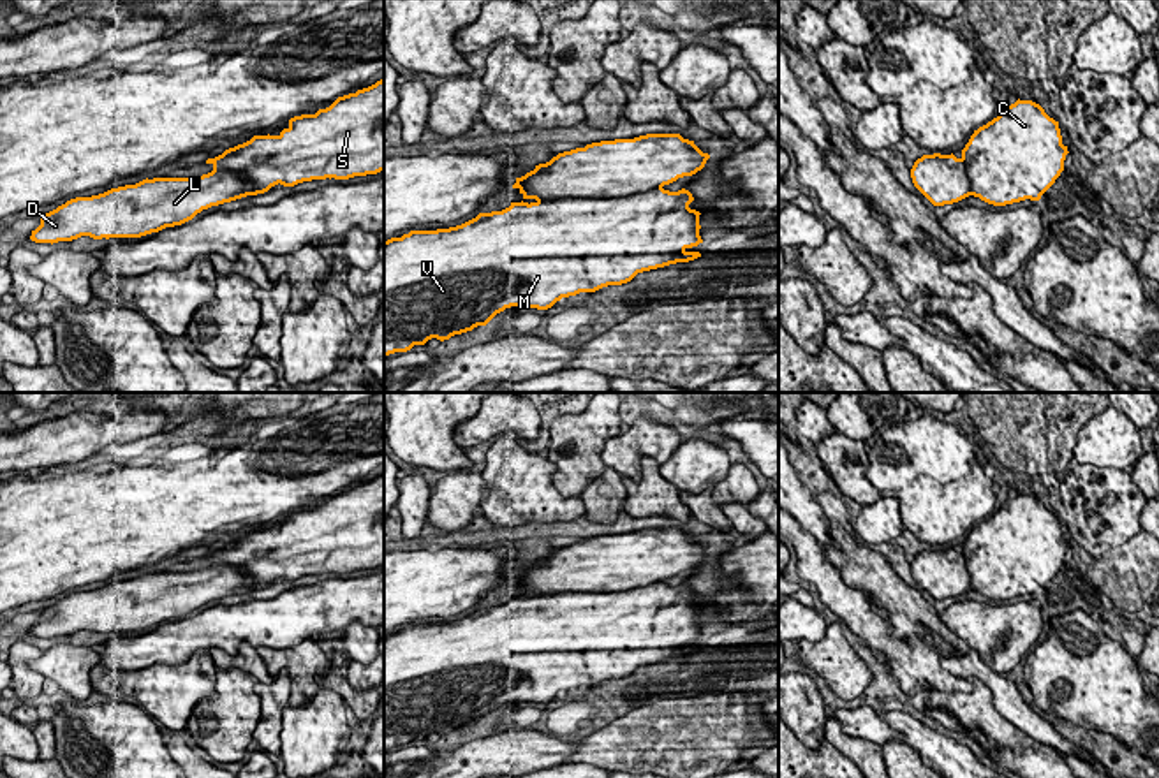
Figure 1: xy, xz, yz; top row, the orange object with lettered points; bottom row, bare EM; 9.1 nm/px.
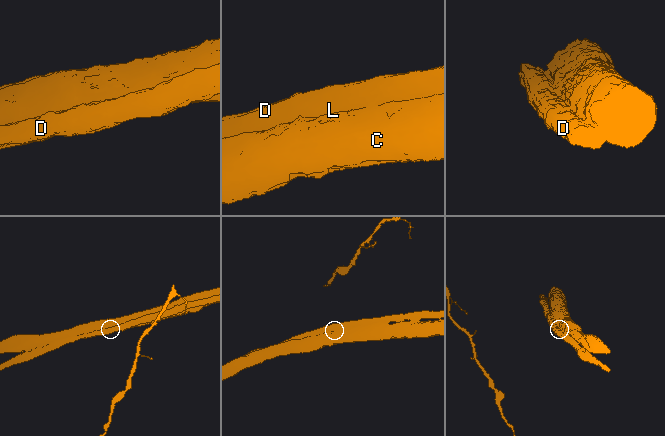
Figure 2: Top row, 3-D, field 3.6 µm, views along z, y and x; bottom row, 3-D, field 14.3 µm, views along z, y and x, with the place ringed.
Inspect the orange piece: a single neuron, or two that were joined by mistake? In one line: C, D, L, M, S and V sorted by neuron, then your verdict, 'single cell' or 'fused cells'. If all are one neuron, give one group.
groups C M S V / D L; fused cells

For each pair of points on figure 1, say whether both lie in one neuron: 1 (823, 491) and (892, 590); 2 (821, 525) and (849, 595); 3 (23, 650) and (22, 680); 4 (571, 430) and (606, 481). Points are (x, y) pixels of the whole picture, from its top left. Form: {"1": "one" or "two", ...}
{"1": "one", "2": "two", "3": "one", "4": "one"}

